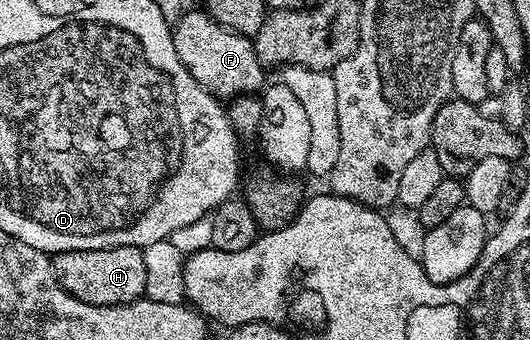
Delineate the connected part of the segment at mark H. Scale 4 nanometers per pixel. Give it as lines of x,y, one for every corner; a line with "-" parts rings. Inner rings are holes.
110,247
88,251
62,251
54,256
51,267
57,281
73,297
89,305
121,305
144,298
145,257
137,247

